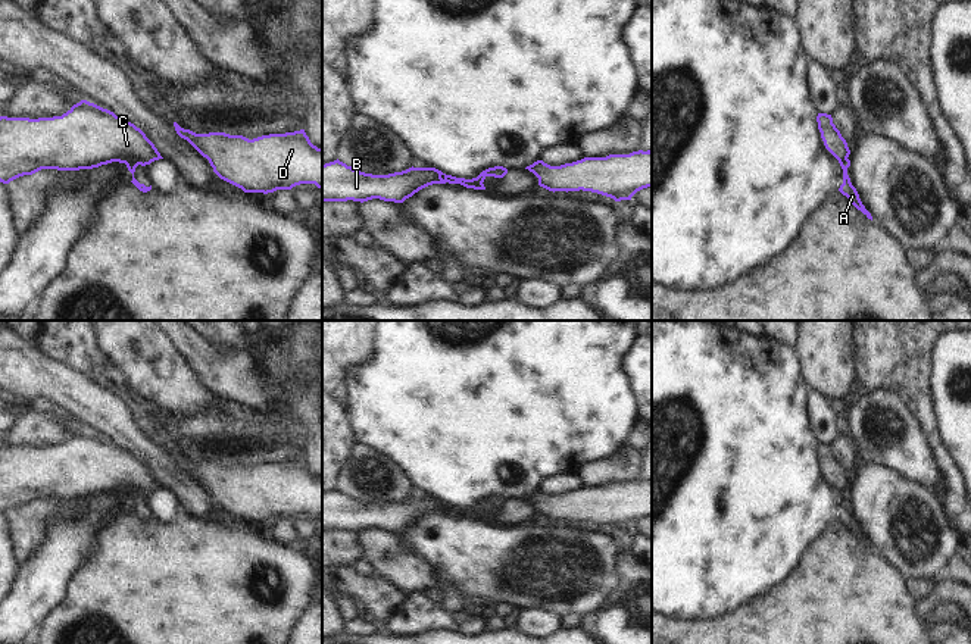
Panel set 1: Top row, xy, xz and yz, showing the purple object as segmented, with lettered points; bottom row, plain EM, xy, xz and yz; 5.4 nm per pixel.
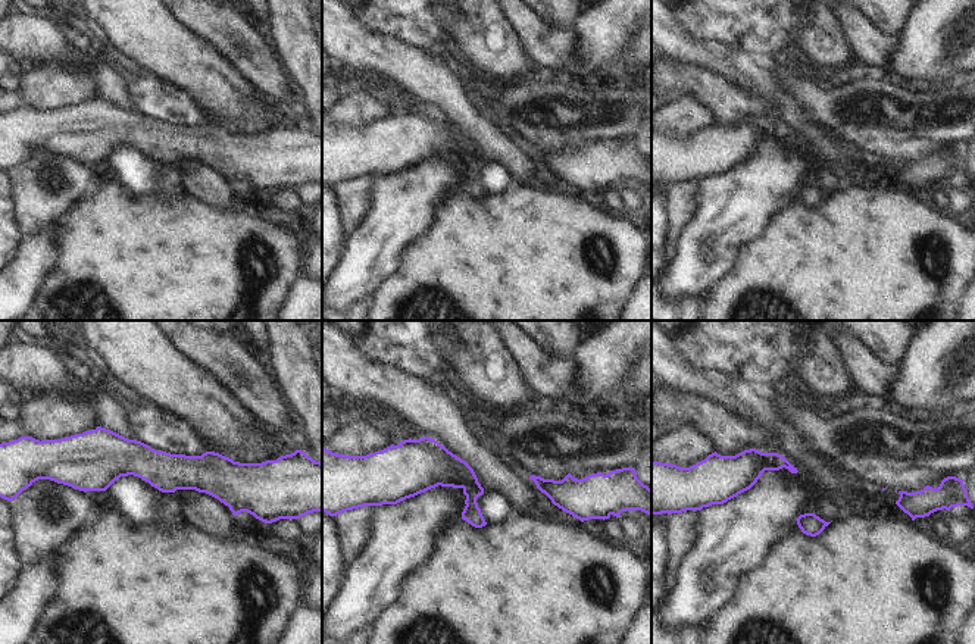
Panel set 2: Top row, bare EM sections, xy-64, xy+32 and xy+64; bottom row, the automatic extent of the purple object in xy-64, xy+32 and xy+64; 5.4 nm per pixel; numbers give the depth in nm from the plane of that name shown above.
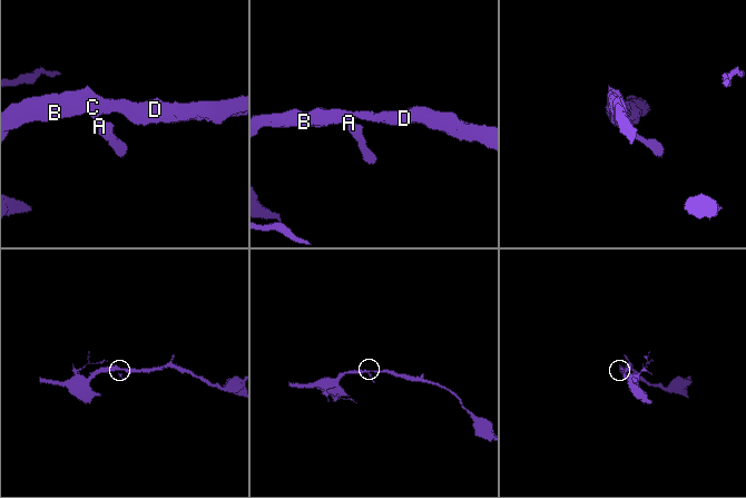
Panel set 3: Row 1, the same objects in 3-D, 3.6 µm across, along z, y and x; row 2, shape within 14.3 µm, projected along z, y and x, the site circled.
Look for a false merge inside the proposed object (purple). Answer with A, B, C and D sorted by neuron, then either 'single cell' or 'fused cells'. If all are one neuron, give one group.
A / B C D | fused cells

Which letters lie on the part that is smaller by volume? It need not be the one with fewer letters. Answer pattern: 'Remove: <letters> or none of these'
Remove: A.

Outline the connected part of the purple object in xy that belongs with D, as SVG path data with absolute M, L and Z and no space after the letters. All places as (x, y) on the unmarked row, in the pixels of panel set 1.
M174 451L224 510L244 522L274 522L300 513L322 518L322 478L313 475L305 459L269 463L253 469L225 462L196 463Z

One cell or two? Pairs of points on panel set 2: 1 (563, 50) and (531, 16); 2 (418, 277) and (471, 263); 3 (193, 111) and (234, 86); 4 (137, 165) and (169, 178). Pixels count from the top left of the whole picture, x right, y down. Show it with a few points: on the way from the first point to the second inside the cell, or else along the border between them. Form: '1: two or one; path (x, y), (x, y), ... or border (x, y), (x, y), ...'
1: one; path (555, 41), (538, 25)
2: one; path (431, 277), (458, 277)
3: two; border (168, 83), (183, 87), (197, 102)
4: one; path (144, 172), (149, 177), (162, 178)

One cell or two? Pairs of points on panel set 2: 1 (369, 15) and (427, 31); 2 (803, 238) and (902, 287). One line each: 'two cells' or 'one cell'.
1: one cell
2: one cell

